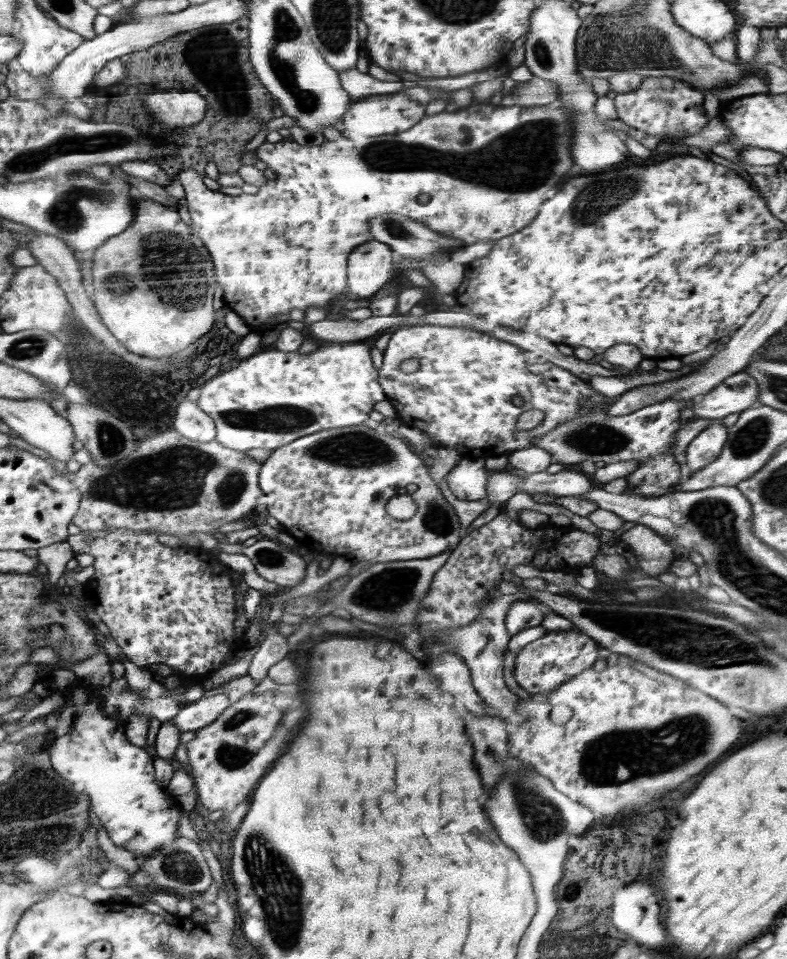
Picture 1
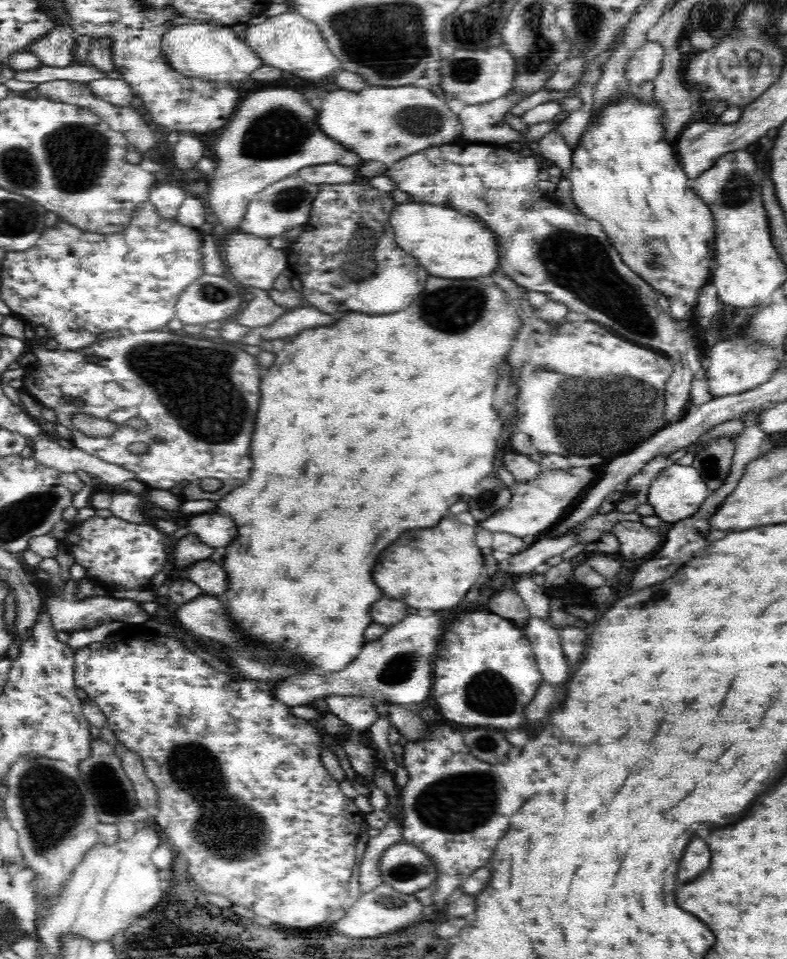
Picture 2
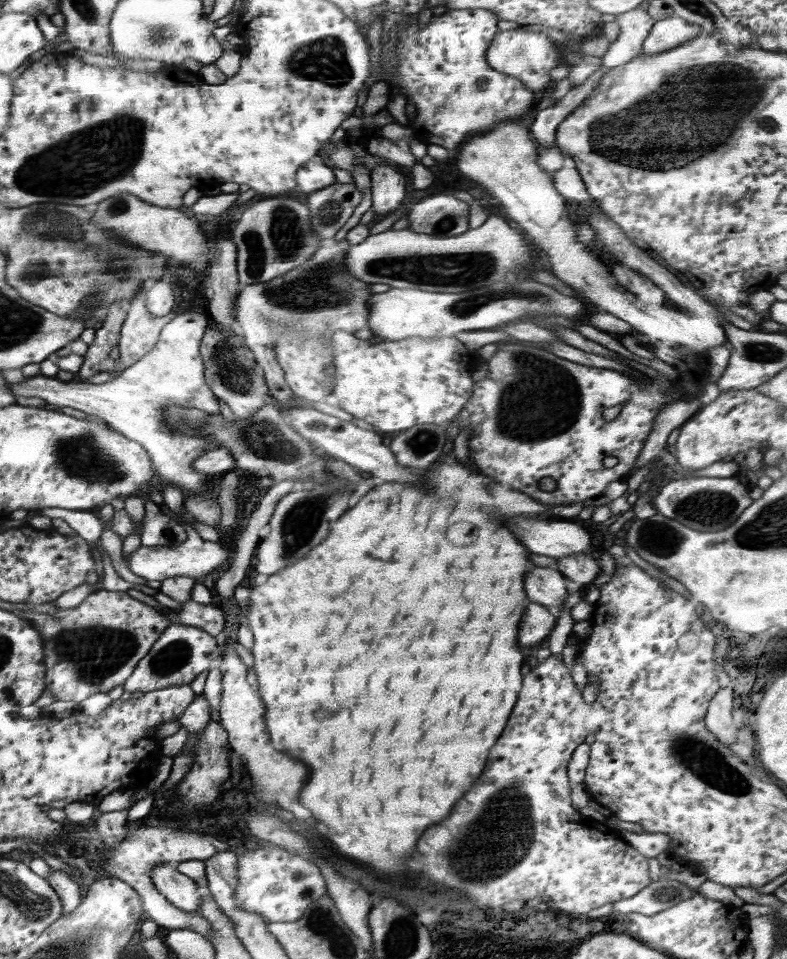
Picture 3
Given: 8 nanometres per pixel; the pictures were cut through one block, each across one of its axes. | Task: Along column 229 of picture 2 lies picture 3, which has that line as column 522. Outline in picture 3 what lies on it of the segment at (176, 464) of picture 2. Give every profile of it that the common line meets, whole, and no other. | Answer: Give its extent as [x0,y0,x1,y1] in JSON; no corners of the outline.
[452,341,672,504]

